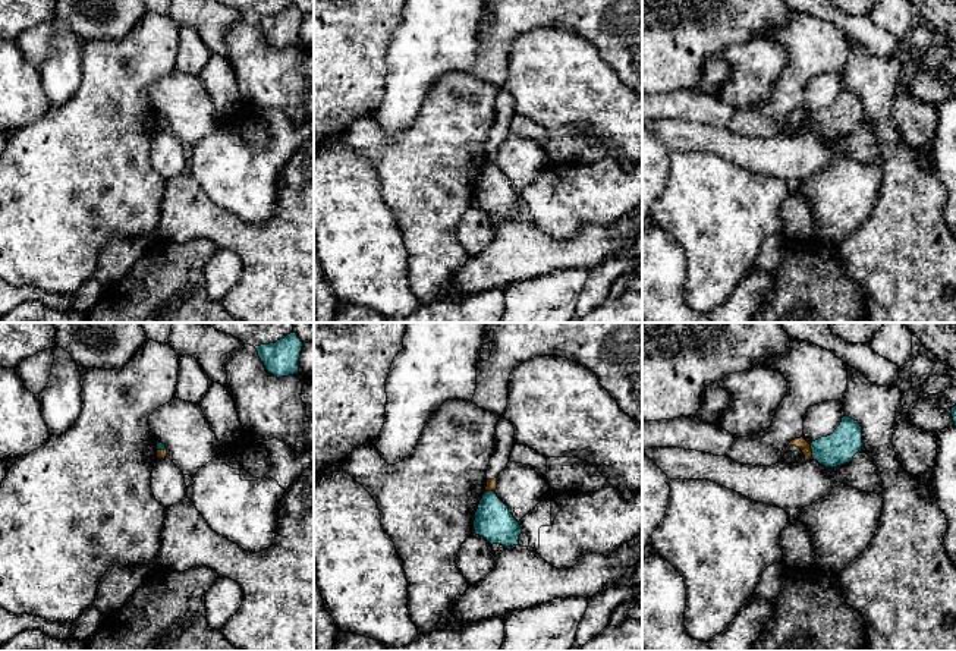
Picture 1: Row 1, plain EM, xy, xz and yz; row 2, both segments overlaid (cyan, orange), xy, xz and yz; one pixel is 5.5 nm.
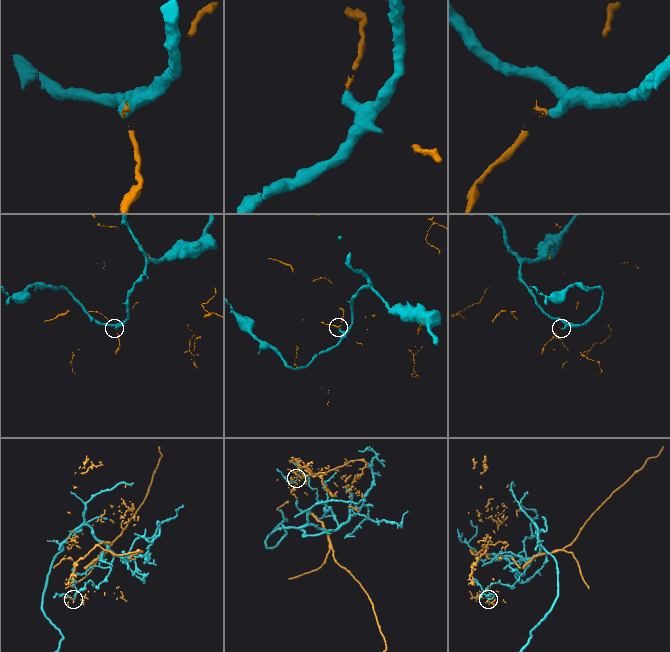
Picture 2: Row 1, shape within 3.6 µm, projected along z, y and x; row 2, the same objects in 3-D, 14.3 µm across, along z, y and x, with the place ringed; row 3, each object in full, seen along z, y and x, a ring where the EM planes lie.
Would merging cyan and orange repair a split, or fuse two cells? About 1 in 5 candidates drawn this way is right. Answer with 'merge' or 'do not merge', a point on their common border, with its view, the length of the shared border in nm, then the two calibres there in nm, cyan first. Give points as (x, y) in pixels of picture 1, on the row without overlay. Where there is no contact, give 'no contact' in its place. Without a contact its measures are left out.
do not merge; meets cyan in yz at (811, 120); contact 90 nm long; 180 nm thick on the cyan side, 60 nm on the other

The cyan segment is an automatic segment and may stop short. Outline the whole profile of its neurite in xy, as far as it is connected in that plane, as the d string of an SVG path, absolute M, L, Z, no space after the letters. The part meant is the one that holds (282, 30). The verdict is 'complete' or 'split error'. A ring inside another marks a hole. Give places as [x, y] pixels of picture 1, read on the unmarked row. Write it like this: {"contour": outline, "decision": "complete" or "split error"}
{"contour": "M292 3L276 15L255 18L255 21L265 41L280 50L299 44L302 18L301 10Z", "decision": "complete"}

